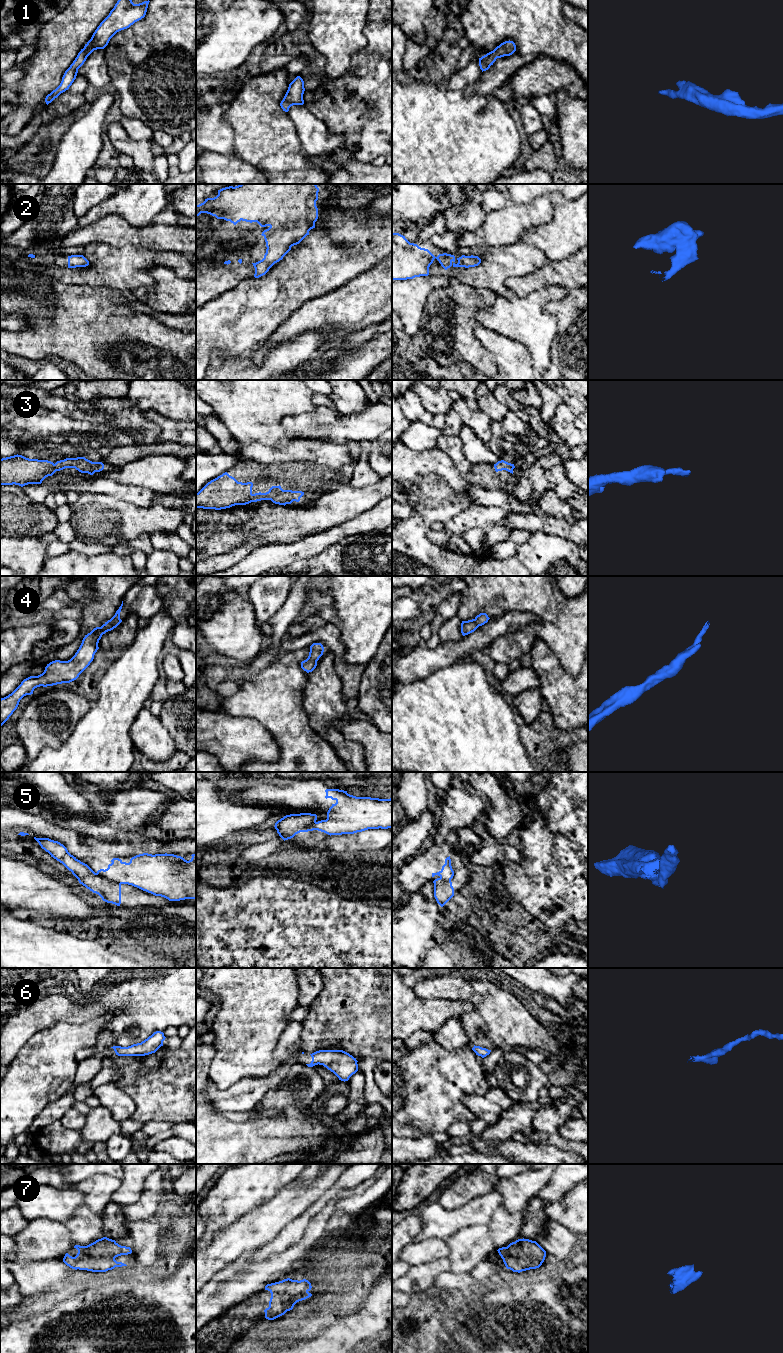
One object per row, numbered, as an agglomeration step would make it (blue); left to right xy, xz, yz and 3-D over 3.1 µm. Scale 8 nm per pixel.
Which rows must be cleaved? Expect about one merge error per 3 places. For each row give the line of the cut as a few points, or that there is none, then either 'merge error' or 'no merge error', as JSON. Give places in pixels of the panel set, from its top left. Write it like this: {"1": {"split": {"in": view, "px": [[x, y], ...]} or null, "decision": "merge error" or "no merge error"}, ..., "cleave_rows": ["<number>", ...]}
{"1": {"split": null, "decision": "no merge error"}, "2": {"split": null, "decision": "no merge error"}, "3": {"split": null, "decision": "no merge error"}, "4": {"split": null, "decision": "no merge error"}, "5": {"split": {"in": "xy", "px": [[96, 873], [121, 883]]}, "decision": "merge error"}, "6": {"split": null, "decision": "no merge error"}, "7": {"split": null, "decision": "no merge error"}, "cleave_rows": ["5"]}

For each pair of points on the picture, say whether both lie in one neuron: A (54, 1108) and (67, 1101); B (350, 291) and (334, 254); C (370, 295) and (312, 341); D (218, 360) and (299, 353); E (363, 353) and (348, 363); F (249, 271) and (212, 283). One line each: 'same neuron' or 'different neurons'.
A: same neuron
B: different neurons
C: different neurons
D: same neuron
E: same neuron
F: same neuron

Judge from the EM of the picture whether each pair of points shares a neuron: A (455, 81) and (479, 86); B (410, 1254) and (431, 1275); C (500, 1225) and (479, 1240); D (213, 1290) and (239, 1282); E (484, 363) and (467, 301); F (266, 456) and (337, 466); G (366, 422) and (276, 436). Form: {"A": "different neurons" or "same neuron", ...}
{"A": "different neurons", "B": "different neurons", "C": "different neurons", "D": "same neuron", "E": "same neuron", "F": "same neuron", "G": "different neurons"}

